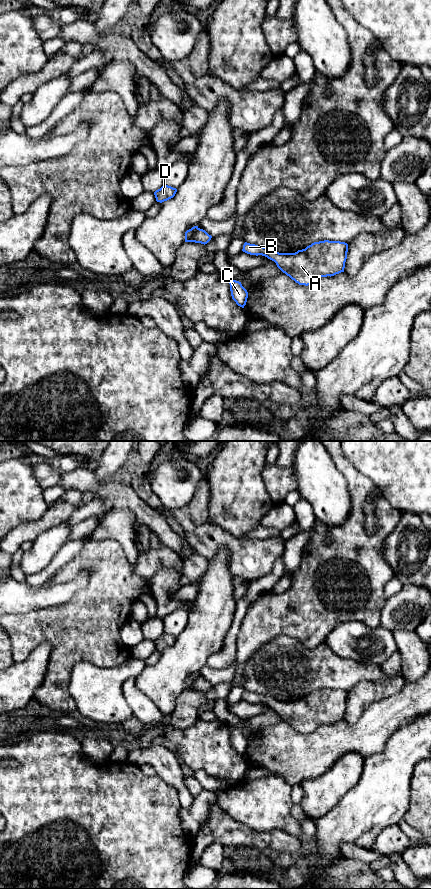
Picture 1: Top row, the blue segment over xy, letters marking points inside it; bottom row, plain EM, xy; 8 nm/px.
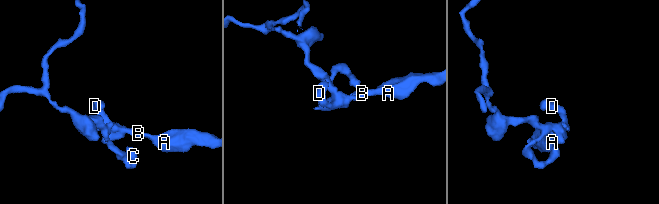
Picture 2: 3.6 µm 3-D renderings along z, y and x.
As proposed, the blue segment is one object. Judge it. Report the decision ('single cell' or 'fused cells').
fused cells

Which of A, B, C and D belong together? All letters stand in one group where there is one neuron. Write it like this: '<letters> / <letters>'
A B D / C

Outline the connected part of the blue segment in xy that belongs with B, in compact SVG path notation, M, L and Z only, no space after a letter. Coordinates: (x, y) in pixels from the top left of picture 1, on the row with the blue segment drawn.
M319 241L295 253L279 253L270 247L258 246L245 242L243 252L250 255L262 255L274 261L277 267L299 285L312 285L321 277L334 276L344 272L348 244L340 241Z

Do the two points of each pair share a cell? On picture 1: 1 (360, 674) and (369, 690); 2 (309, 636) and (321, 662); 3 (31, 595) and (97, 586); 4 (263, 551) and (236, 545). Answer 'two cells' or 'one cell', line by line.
1: two cells
2: two cells
3: two cells
4: one cell

